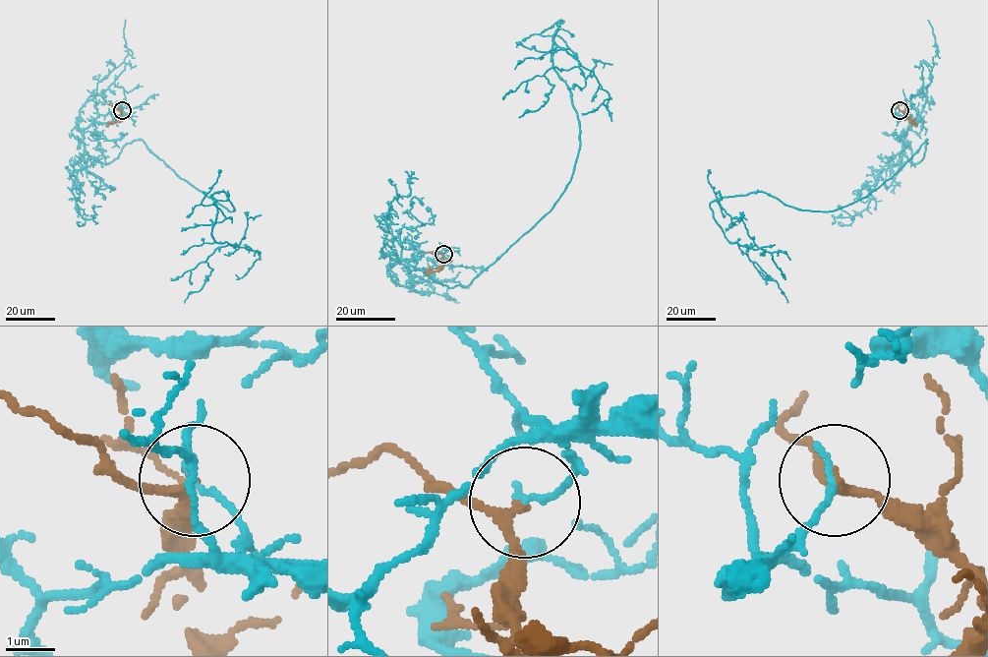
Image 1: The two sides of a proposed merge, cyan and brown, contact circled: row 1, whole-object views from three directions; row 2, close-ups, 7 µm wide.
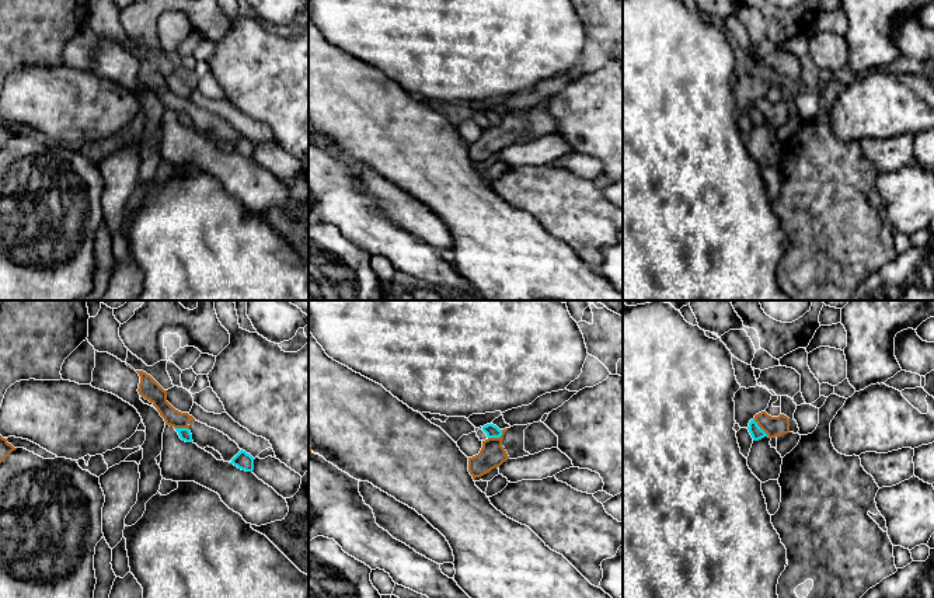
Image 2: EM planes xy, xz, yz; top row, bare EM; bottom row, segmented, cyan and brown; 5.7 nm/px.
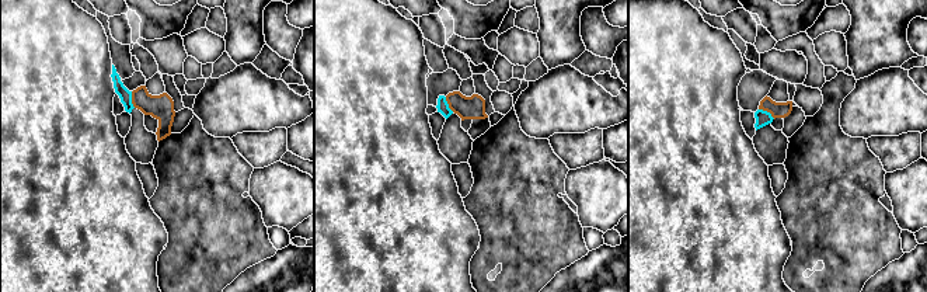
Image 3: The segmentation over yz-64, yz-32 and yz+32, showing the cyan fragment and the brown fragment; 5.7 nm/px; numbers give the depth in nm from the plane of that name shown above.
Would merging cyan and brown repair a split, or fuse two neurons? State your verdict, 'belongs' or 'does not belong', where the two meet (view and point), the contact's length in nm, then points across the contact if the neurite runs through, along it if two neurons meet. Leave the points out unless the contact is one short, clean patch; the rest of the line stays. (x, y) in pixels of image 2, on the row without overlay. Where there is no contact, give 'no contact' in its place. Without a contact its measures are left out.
does not belong | xz (497, 122) | 100 nm | along xz (502, 115), (498, 122), (488, 124)

